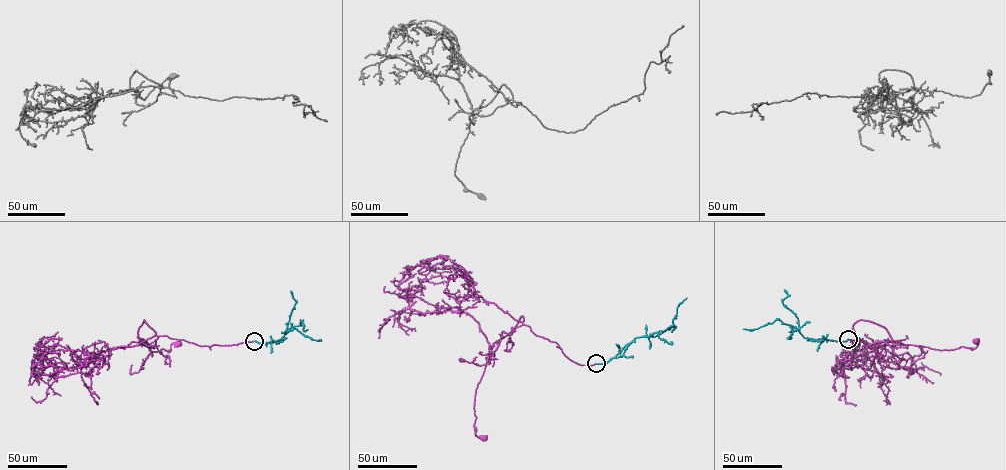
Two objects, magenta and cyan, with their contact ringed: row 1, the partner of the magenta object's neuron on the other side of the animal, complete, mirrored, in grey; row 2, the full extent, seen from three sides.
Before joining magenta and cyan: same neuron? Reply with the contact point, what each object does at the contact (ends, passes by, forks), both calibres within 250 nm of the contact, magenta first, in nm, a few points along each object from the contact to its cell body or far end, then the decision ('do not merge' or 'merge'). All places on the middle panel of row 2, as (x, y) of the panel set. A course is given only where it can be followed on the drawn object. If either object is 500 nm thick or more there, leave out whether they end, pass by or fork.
place (596, 363); magenta ends; cyan ends; calibres 190 and 170 nm; course magenta (596, 363), (574, 362), (555, 342), (534, 334), (521, 316), (489, 347), (476, 390), (475, 435), (483, 438); course cyan (596, 363), (613, 358), (635, 338), (671, 326), (677, 307), (686, 298); do not merge

